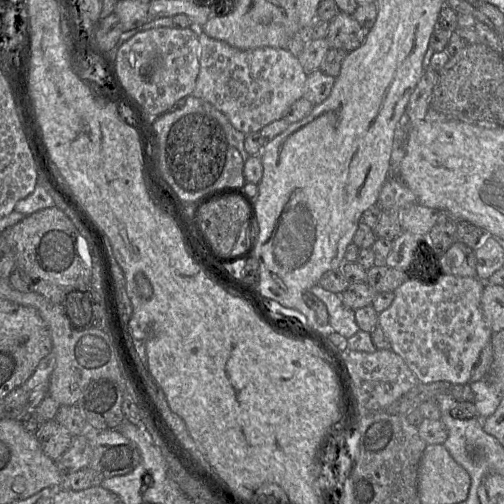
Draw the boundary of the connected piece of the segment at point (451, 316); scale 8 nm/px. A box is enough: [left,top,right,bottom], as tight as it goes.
[378,274,493,384]

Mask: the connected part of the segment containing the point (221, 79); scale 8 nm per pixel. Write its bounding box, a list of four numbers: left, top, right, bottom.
[192,31,307,133]

